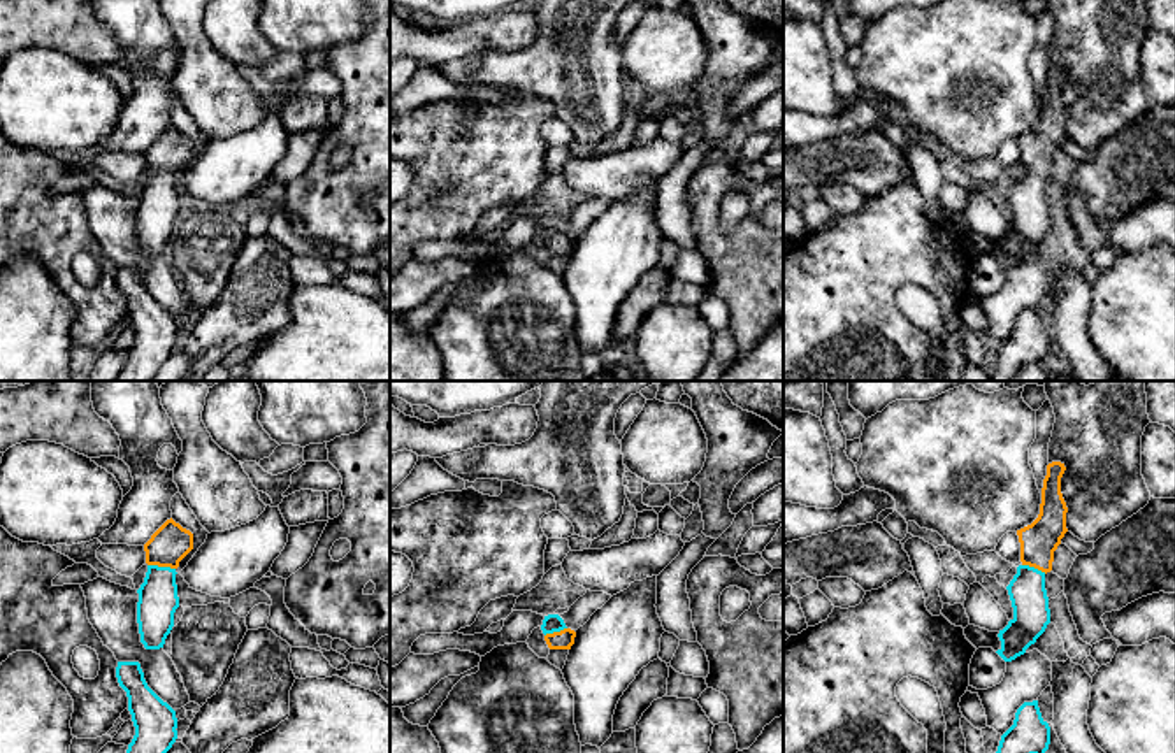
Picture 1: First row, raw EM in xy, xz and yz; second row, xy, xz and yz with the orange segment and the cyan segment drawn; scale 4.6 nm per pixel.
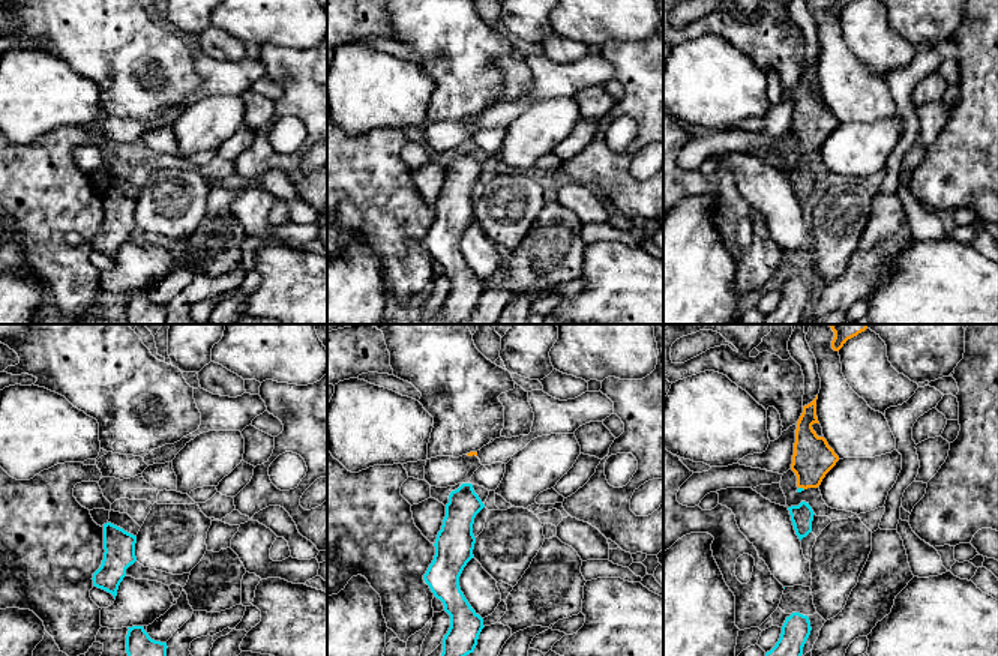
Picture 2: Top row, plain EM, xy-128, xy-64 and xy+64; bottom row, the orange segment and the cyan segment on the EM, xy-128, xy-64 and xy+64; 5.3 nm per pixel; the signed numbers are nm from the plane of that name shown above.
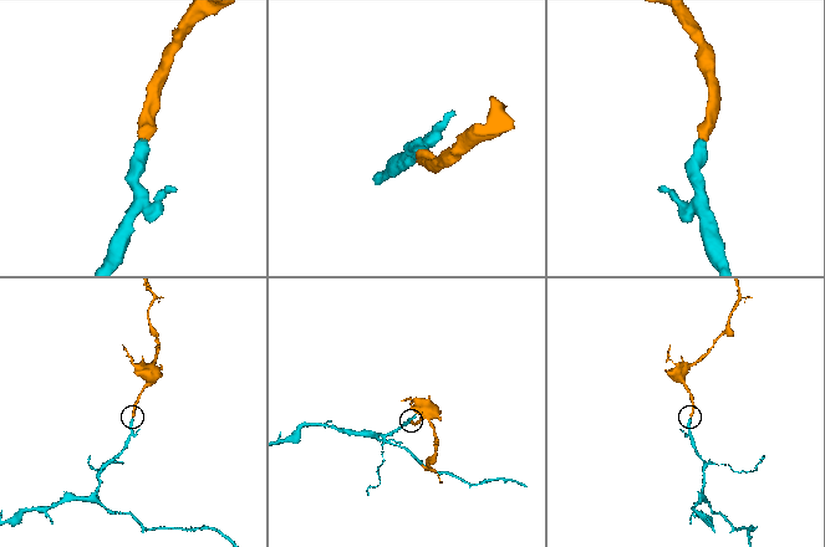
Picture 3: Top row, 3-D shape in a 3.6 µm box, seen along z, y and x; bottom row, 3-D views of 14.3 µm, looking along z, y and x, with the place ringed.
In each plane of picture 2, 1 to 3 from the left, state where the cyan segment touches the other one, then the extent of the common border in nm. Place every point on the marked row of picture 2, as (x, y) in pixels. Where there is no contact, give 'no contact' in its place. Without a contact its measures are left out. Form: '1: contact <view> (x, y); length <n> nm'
1: no contact
2: no contact
3: contact xy+64 (802, 487); length 40 nm

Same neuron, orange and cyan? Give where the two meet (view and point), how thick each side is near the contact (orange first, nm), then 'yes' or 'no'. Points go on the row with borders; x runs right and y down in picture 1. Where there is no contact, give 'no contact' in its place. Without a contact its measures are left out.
meets orange in xy at (162, 566); 180 nm thick on the orange side, 180 nm on the other; yes

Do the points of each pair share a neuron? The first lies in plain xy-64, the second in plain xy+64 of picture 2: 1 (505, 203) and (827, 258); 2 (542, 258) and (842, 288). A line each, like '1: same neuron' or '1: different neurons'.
1: same neuron
2: same neuron

